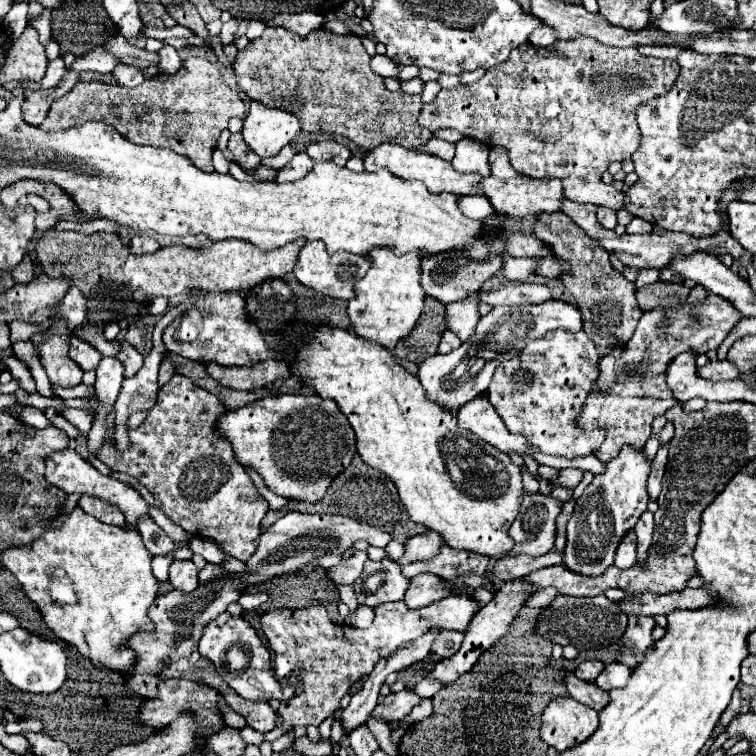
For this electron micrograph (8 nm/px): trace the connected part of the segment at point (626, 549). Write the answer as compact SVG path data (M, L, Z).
M628 531L624 539L620 541L620 547L616 549L616 561L614 565L620 569L628 569L636 563L636 535L634 531Z

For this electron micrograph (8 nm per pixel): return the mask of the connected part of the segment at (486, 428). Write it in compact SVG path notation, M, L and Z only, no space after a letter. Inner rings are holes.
M480 395L480 397L472 399L472 403L466 403L464 407L460 407L460 411L458 411L458 415L456 415L456 417L458 417L458 425L460 425L462 429L472 431L476 437L480 437L482 441L486 441L486 443L494 445L494 447L496 447L496 449L500 449L502 453L510 453L510 451L516 451L518 455L526 453L526 455L534 457L534 459L536 459L540 465L548 465L548 467L556 467L556 469L578 467L578 469L582 469L582 471L592 471L594 475L598 475L598 473L602 473L602 471L604 471L604 469L600 469L600 467L604 467L604 463L602 463L600 459L596 459L594 455L590 455L590 457L578 457L578 459L568 461L568 459L564 459L564 457L556 457L556 455L544 455L544 453L536 451L534 447L530 447L530 445L526 443L526 439L524 439L522 435L512 435L512 433L508 431L508 427L506 427L506 425L504 425L504 421L500 419L500 415L496 415L496 409L492 407L492 403L488 403L486 395Z

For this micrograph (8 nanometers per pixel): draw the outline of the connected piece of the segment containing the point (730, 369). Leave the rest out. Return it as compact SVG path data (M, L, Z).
M716 361L708 363L706 367L700 367L698 373L710 381L724 381L724 379L736 379L740 371L736 371L736 365L728 361Z

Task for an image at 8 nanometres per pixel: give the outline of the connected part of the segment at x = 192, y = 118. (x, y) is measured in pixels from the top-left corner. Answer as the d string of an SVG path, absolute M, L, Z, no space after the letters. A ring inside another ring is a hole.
M190 56L182 65L186 67L179 69L178 73L158 73L134 89L102 81L80 81L70 93L50 105L50 111L40 127L46 131L58 131L92 119L104 121L136 145L168 147L188 157L198 169L212 173L212 153L218 137L228 127L230 117L246 117L244 103L240 95L224 83L216 63L204 57Z

